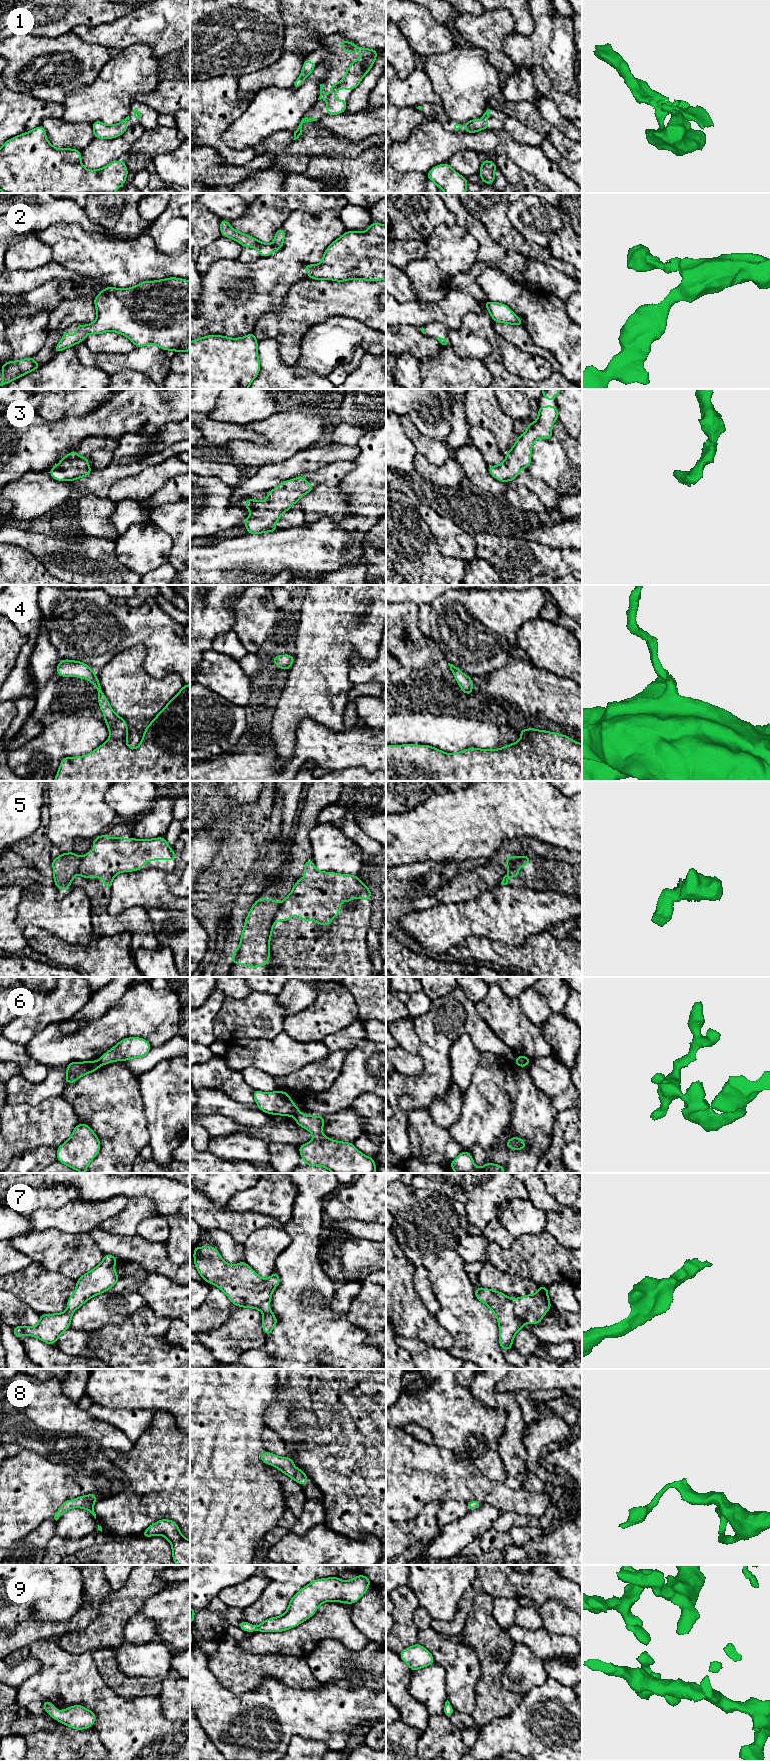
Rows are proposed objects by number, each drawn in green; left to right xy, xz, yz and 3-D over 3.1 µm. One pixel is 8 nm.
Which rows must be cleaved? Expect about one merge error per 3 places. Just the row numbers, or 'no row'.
5, 6

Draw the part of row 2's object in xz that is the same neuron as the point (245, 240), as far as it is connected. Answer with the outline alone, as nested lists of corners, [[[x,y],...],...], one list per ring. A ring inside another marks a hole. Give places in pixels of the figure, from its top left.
[[[222,219],[220,221],[221,236],[229,237],[237,241],[243,247],[253,247],[258,250],[259,256],[266,257],[280,250],[284,243],[285,230],[281,227],[275,233],[274,242],[270,244],[263,243],[256,238],[236,231],[231,227],[228,220]]]

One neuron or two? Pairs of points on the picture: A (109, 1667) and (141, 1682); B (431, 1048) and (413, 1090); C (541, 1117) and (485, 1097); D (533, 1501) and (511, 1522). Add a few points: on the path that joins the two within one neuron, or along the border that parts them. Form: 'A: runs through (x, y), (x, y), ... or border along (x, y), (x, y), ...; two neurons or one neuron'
A: runs through (117, 1675), (124, 1682), (133, 1682); one neuron
B: runs through (431, 1058), (431, 1072), (423, 1080); one neuron
C: border along (503, 1085), (512, 1103), (512, 1114), (505, 1129); two neurons
D: border along (503, 1512), (517, 1512), (529, 1517); two neurons

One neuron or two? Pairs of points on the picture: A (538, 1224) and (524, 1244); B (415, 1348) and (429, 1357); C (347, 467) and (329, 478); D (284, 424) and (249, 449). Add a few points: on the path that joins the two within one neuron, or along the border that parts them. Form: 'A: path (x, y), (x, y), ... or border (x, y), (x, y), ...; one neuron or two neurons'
A: border (545, 1230), (539, 1233), (523, 1233), (514, 1239); two neurons
B: path (418, 1350), (426, 1357); one neuron
C: path (343, 467), (333, 474); one neuron
D: path (283, 435), (269, 449), (260, 449); one neuron

